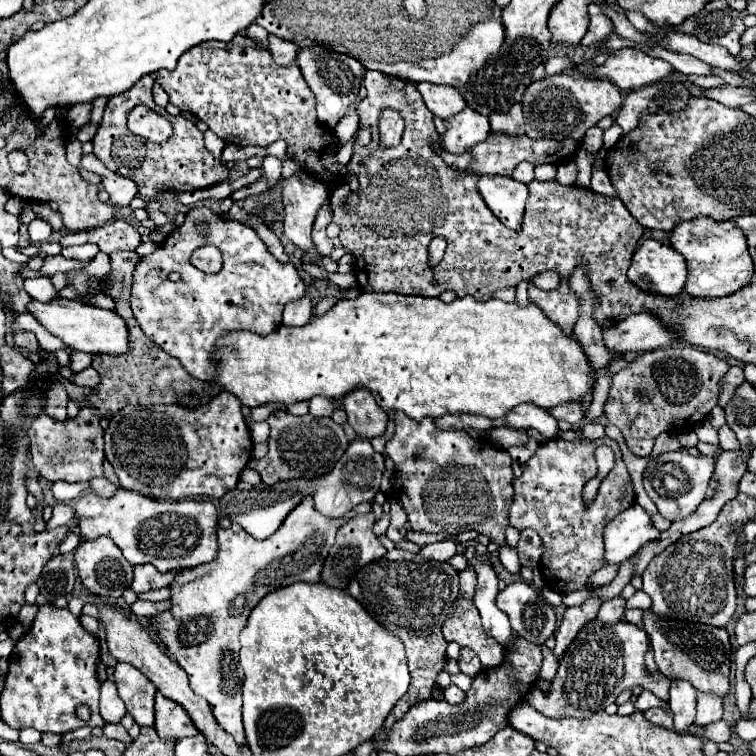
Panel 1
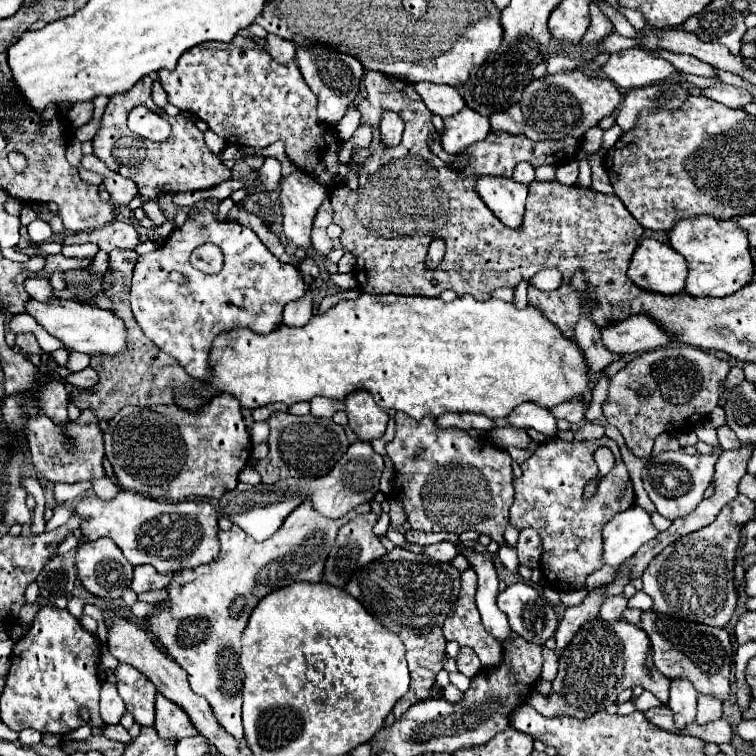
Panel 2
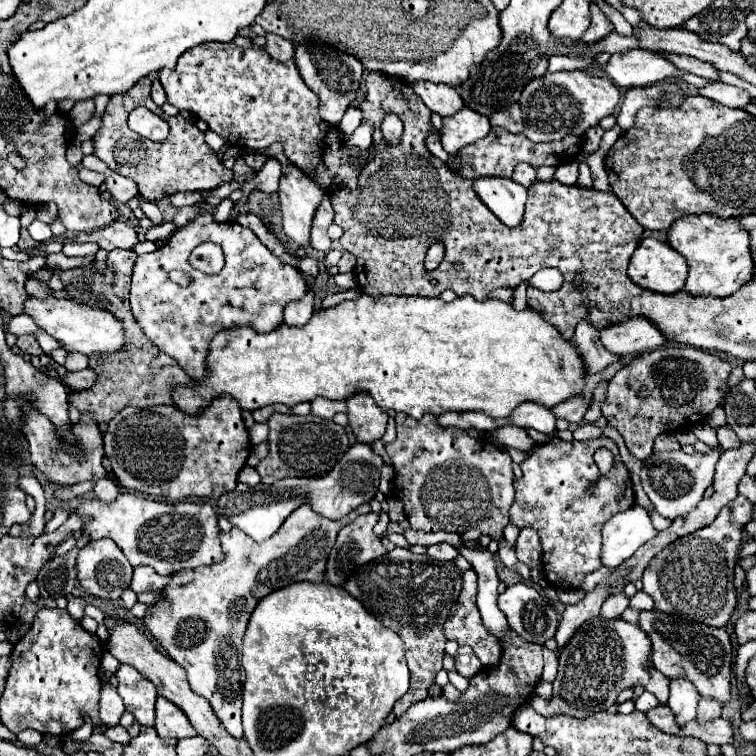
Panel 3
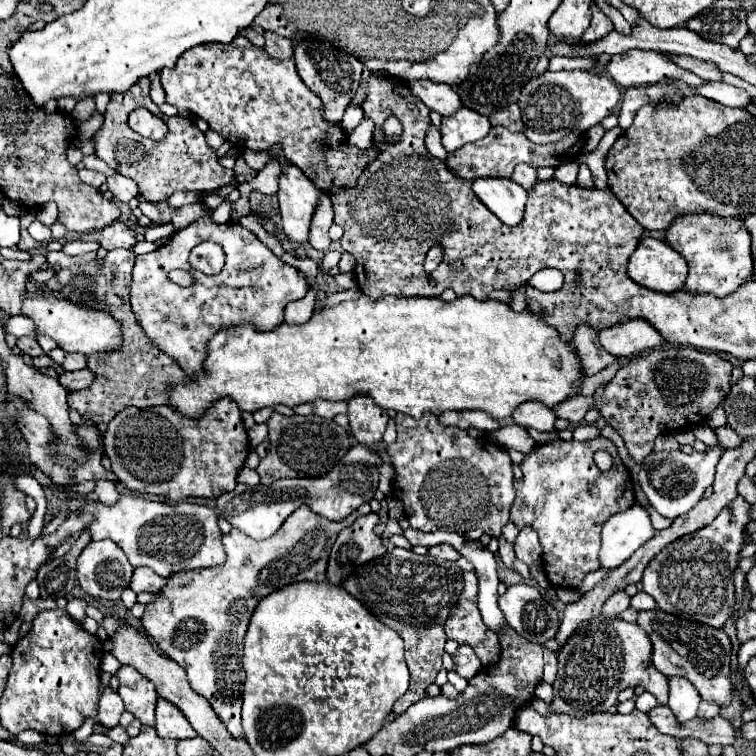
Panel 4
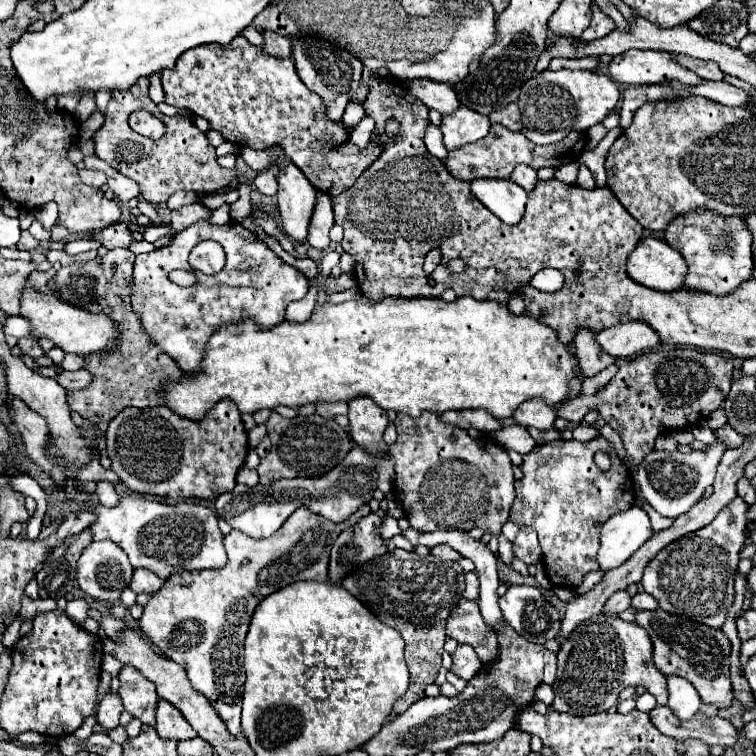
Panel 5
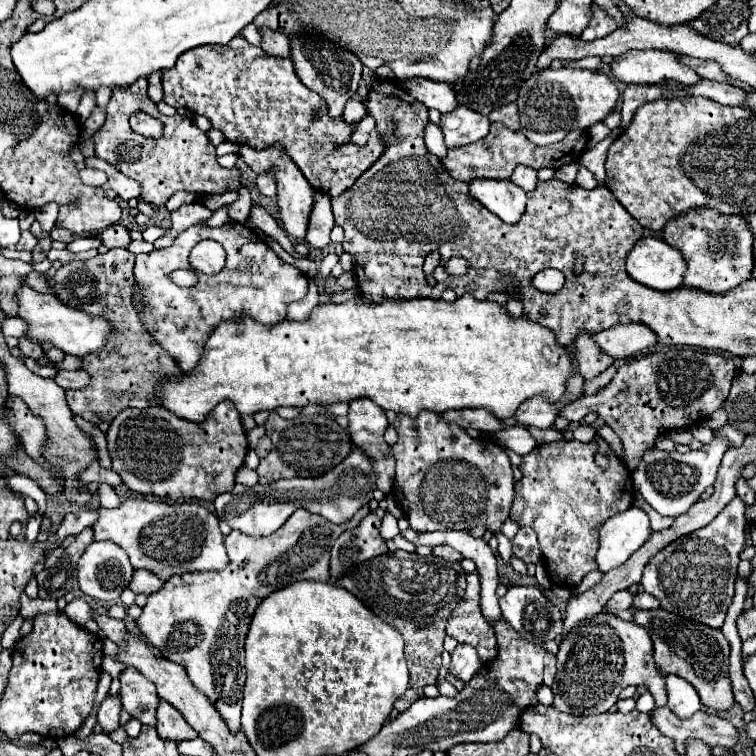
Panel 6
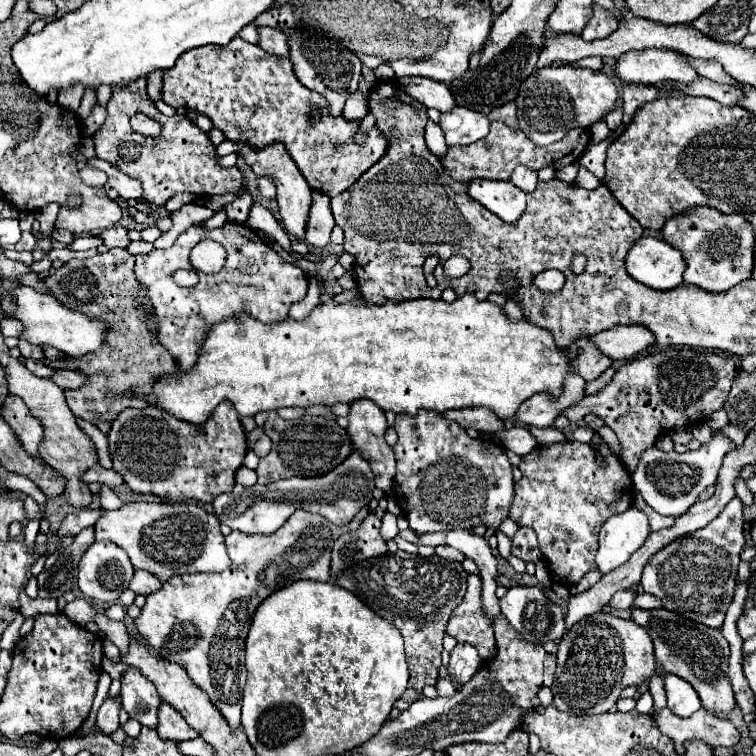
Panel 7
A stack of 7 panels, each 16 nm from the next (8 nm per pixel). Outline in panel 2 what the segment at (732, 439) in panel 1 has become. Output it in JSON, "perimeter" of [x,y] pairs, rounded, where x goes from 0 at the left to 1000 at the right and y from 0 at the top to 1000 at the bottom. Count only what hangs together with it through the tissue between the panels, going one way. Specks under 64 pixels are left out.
{"perimeter":[[[952,563],[952,566],[950,566],[950,582],[952,582],[952,593],[955,593],[955,595],[979,593],[976,577],[974,577],[963,563]]]}

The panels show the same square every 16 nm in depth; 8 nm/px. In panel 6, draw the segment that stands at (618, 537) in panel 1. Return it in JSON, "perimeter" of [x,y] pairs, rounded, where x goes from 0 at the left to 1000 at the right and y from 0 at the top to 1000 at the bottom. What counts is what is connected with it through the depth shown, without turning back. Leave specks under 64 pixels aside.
{"perimeter":[[[836,669],[828,677],[812,680],[794,698],[794,725],[788,733],[788,746],[794,757],[807,757],[823,749],[862,706],[857,683]]]}

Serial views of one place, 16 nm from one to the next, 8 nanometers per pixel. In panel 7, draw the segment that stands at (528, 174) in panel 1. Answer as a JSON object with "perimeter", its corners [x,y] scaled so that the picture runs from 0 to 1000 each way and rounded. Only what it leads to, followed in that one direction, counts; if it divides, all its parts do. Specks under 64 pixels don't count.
{"perimeter":[[[685,220],[675,235],[677,243],[683,243],[690,254],[704,254],[712,243],[712,235],[709,235],[709,228],[701,225],[701,222],[693,222],[693,220]]]}

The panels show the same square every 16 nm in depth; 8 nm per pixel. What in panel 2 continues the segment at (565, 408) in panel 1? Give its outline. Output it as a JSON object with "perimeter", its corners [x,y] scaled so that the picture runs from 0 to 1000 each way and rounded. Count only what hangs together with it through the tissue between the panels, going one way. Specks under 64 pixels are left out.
{"perimeter":[[[770,526],[770,529],[751,529],[751,532],[730,540],[730,548],[733,548],[735,553],[751,556],[754,561],[767,561],[770,553],[772,553],[775,540],[778,540],[778,537],[775,537],[775,529],[772,529],[772,526]]]}

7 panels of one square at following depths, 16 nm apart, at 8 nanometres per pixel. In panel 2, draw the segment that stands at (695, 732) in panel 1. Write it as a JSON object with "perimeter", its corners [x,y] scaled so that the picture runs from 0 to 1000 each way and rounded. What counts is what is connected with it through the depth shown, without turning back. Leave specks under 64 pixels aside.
{"perimeter":[[[950,950],[944,955],[937,955],[937,958],[923,958],[923,955],[915,955],[910,963],[905,963],[902,968],[905,974],[921,974],[931,981],[944,981],[944,984],[958,984],[958,981],[968,981],[968,960],[958,952],[958,950]]]}

